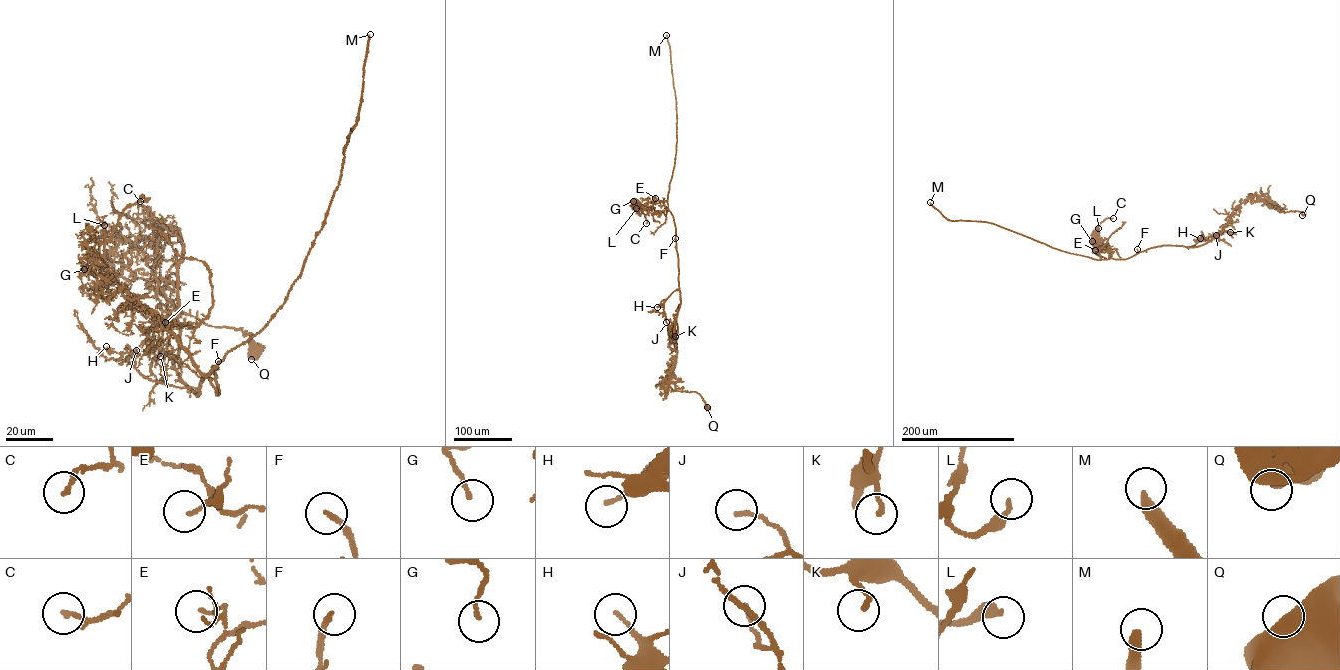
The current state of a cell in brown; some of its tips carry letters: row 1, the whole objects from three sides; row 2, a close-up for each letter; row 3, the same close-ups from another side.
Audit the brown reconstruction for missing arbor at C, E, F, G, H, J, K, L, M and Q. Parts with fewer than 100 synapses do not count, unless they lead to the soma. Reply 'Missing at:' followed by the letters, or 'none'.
Missing at: M

